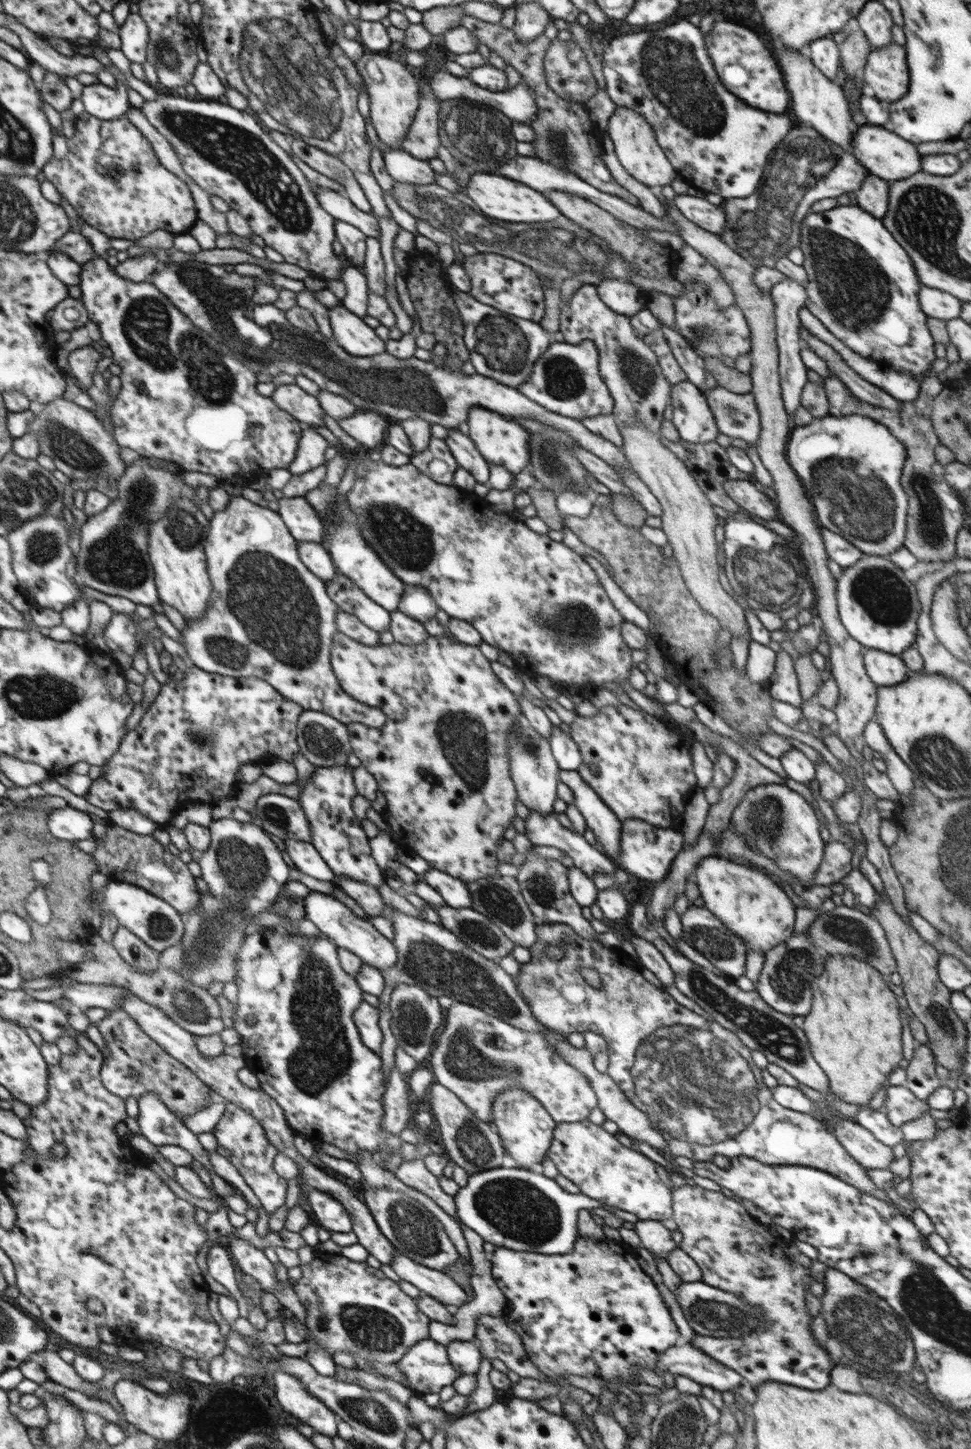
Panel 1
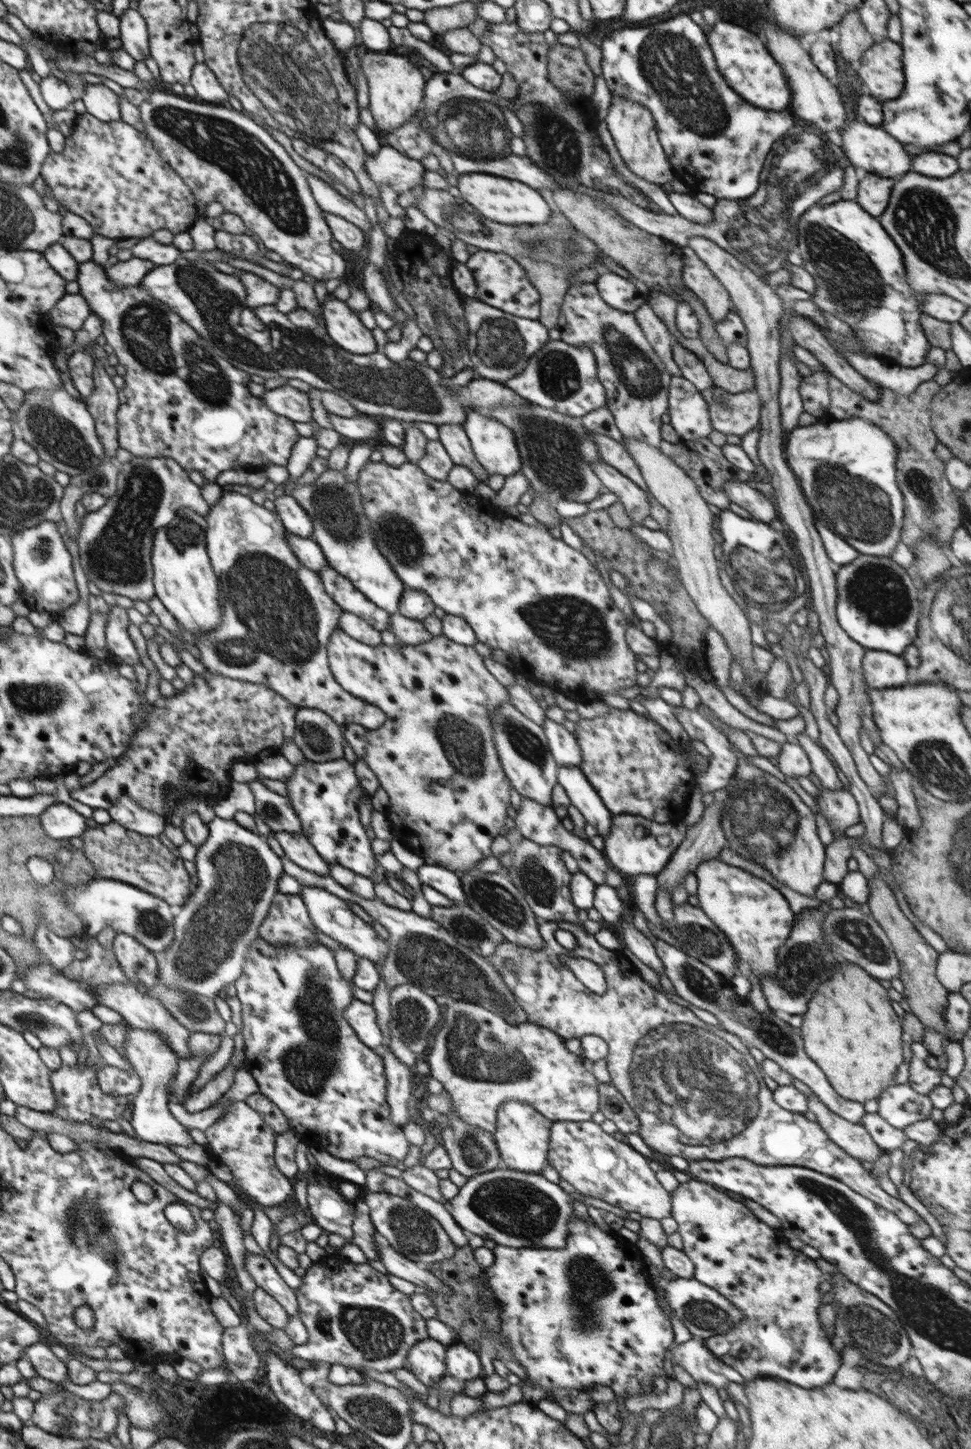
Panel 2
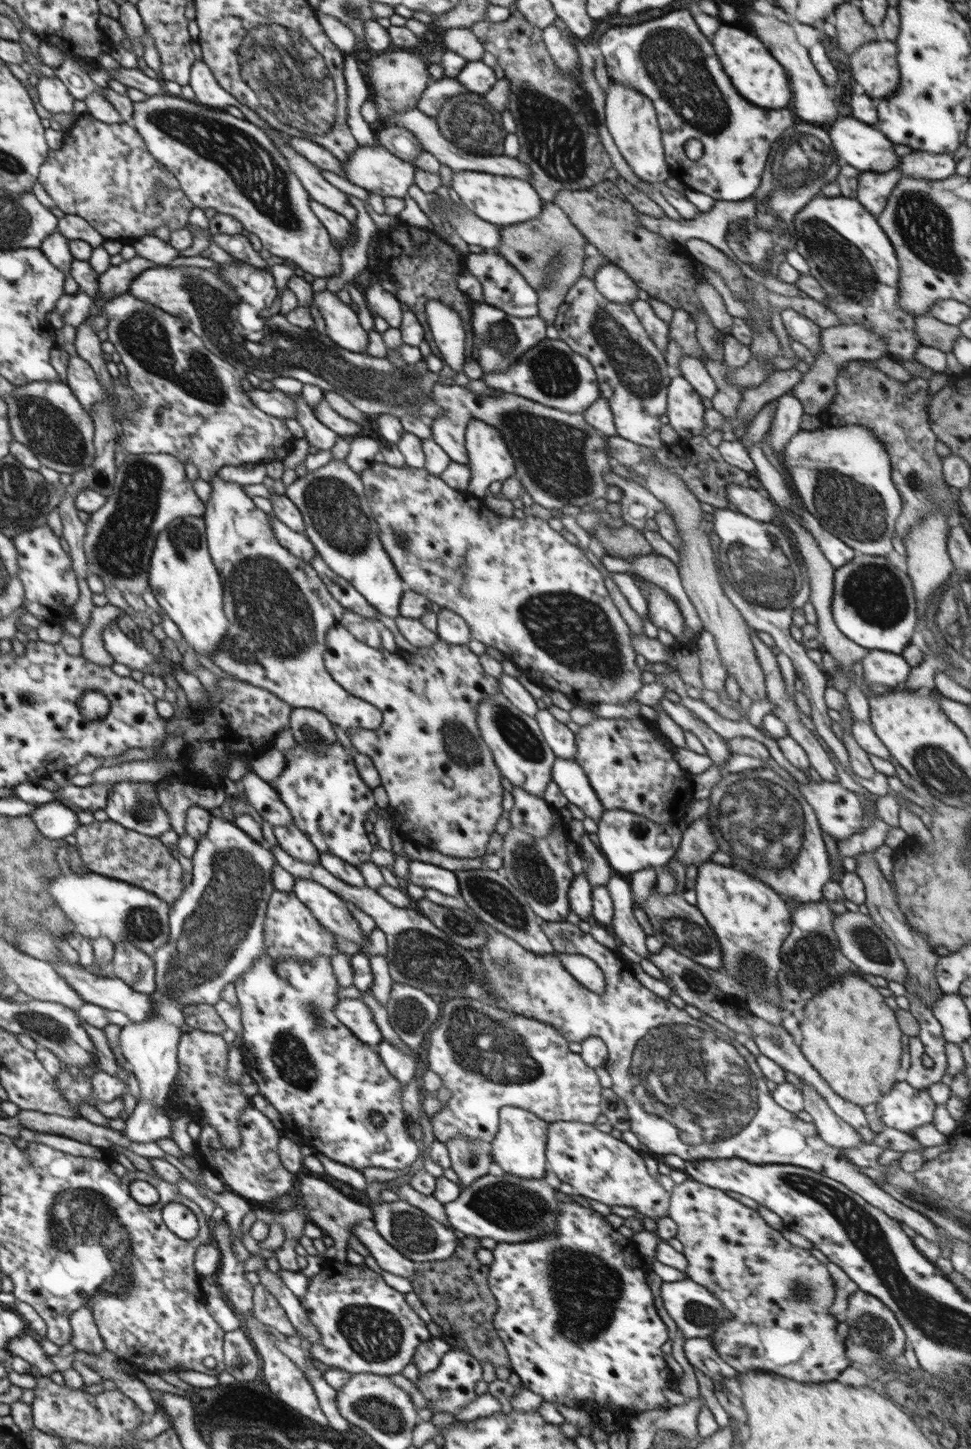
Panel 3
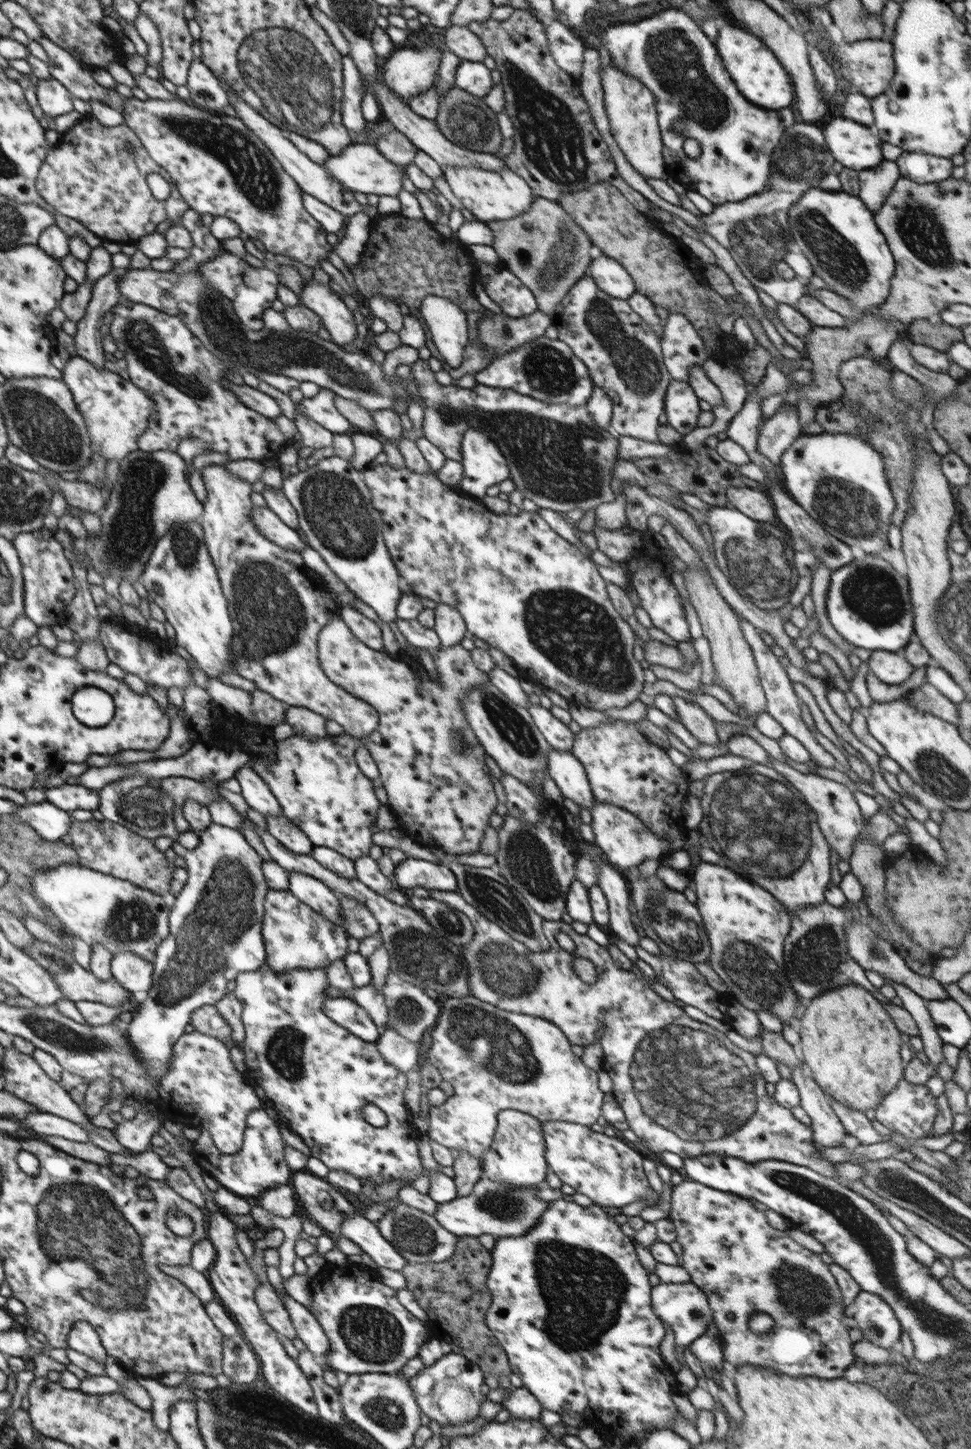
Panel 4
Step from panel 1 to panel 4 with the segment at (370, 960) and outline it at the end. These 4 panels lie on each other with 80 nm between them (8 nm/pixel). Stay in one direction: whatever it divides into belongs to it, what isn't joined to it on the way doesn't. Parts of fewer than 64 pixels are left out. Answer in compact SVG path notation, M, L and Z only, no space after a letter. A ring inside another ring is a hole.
M290 872L289 883L289 891L298 900L310 905L312 910L328 918L331 923L342 926L340 896L335 891L303 872Z

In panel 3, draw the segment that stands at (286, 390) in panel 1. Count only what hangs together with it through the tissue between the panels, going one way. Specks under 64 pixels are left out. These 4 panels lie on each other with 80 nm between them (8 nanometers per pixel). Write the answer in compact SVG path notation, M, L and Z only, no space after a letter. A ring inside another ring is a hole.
M255 388L247 393L257 408L266 414L276 418L297 418L297 402L291 394L276 388L269 391Z

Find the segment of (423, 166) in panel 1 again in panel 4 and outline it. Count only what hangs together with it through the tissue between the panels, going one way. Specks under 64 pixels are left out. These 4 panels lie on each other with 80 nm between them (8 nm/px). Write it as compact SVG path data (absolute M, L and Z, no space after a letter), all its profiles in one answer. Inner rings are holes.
M348 145L340 154L329 155L324 168L348 190L361 192L365 195L398 197L403 190L402 176L407 168L390 162L375 145Z

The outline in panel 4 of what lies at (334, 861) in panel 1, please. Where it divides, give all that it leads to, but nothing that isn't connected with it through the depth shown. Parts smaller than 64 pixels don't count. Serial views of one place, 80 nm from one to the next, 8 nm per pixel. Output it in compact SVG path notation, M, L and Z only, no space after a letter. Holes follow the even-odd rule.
M345 732L341 735L329 735L326 738L319 738L318 740L309 740L304 738L299 734L294 734L292 737L287 738L286 740L280 742L277 748L277 755L274 762L262 762L259 760L258 756L252 755L251 760L249 760L248 765L252 767L263 779L264 782L268 785L268 788L272 791L272 794L278 799L280 806L282 807L283 816L288 818L294 825L296 825L306 836L311 840L313 846L324 846L330 848L347 856L350 860L355 861L357 858L362 858L369 854L372 843L372 830L370 826L375 825L378 808L381 805L380 801L374 793L374 788L378 784L370 780L357 765L355 754L358 750L358 747L363 744L362 740L358 737L353 737L350 734Z

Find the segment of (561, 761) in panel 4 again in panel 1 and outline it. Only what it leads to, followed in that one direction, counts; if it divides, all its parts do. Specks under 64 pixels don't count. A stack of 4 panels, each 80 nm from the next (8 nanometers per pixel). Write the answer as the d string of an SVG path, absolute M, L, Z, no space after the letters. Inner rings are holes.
M561 770L559 772L559 780L570 787L574 793L574 802L576 808L582 813L586 819L586 825L589 830L594 832L597 842L604 847L605 854L609 858L615 858L621 851L621 825L620 821L606 806L606 803L595 793L595 790L586 784L577 770Z

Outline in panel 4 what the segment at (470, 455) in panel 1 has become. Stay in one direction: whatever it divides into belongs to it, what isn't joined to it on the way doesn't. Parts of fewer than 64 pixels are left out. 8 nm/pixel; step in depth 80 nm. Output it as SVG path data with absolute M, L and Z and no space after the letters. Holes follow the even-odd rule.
M418 359L410 365L415 380L416 393L424 402L423 431L425 437L435 444L446 458L461 462L461 444L467 429L484 431L505 454L509 462L511 479L524 498L535 502L539 508L550 508L562 515L570 510L592 510L600 503L616 498L610 481L613 468L619 458L617 435L608 428L600 428L590 416L587 405L548 404L536 398L520 394L514 389L494 388L477 384L472 389L459 385L442 385L435 379L435 372L428 366L427 360Z

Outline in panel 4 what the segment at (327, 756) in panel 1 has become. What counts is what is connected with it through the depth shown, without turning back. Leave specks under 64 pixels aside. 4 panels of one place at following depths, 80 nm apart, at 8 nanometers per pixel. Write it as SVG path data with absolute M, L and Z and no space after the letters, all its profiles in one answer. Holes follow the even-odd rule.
M287 706L285 722L292 726L294 734L309 740L318 740L330 735L326 731L326 719L302 706Z

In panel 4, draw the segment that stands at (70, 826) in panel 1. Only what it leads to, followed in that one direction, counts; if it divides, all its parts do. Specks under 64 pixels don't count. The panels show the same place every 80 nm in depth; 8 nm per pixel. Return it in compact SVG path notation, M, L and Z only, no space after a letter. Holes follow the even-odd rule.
M44 801L19 806L12 816L16 816L22 824L30 825L43 839L60 841L72 823L71 814L60 809Z

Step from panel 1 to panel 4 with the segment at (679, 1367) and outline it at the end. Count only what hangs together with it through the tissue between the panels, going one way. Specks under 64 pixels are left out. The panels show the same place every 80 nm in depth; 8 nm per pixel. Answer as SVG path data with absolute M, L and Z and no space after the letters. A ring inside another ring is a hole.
M714 1322L708 1326L707 1331L702 1336L692 1342L689 1350L702 1366L712 1368L717 1374L722 1370L724 1362L722 1340Z

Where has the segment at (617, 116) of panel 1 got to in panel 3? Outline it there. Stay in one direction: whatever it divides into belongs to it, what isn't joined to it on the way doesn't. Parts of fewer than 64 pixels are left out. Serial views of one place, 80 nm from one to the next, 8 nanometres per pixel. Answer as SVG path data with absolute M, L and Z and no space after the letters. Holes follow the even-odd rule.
M609 79L608 91L605 94L605 124L622 158L638 178L652 184L660 184L671 177L663 151L661 129L650 99L638 91L632 91L630 87L622 86L622 83Z

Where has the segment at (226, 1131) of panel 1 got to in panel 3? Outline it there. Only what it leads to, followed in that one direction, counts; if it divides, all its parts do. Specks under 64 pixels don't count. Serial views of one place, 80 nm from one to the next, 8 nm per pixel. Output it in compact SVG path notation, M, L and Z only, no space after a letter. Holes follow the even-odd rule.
M254 1106L242 1109L239 1116L239 1131L240 1146L234 1150L226 1150L222 1146L219 1132L208 1124L202 1126L195 1149L200 1166L217 1175L228 1190L248 1199L254 1205L269 1204L271 1200L290 1192L296 1184L296 1176L284 1169L278 1155L282 1132Z

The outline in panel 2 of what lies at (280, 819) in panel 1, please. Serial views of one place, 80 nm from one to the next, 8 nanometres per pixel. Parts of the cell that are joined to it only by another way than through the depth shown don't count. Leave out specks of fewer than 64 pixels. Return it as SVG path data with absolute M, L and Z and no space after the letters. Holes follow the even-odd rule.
M261 780L248 782L255 798L255 813L276 832L303 832L302 824L294 812L290 799L272 792Z

